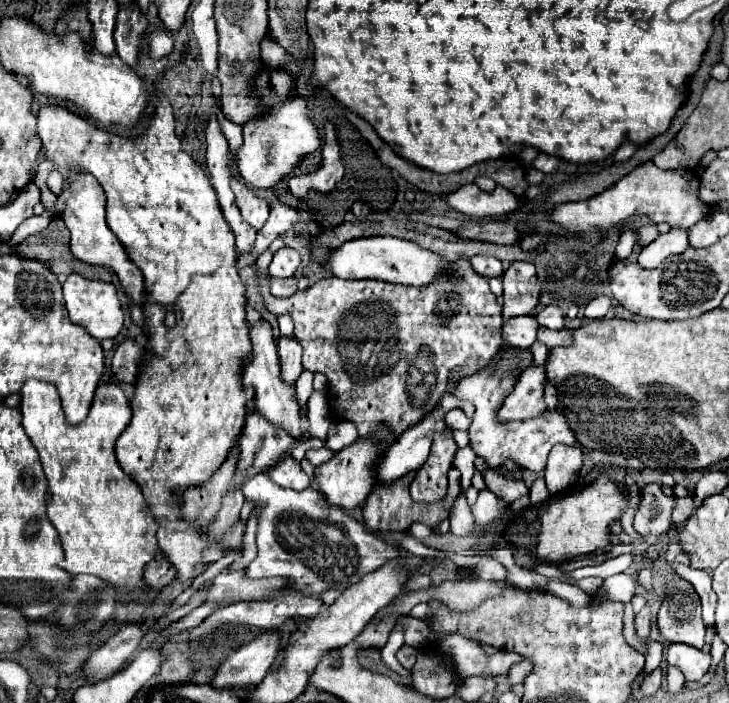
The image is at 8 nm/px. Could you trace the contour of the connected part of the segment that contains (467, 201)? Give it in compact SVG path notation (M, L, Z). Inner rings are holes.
M466 184L456 192L448 194L446 200L448 200L448 206L452 206L456 212L478 216L478 218L514 214L522 208L522 202L518 200L518 196L514 196L504 186L496 186L494 192L482 192L476 184Z

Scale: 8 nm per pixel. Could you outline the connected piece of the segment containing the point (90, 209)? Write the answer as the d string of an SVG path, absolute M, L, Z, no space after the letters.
M80 170L72 178L64 180L62 192L56 196L54 214L66 222L66 226L72 234L72 240L70 240L72 254L86 264L110 266L118 274L130 302L142 306L144 298L146 298L142 272L130 258L126 258L126 250L120 246L114 232L110 232L106 218L104 218L104 214L106 214L106 194L102 192L102 186L98 184L98 180L94 180L94 176L90 172Z

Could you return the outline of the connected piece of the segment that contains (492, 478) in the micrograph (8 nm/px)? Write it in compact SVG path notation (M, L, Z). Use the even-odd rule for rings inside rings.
M488 470L483 476L486 488L506 502L514 502L520 496L528 496L528 488L520 478L510 478L496 470Z

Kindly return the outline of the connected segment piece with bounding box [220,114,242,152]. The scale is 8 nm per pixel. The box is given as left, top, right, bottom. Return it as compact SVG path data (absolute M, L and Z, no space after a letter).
M220 114L220 118L222 118L222 128L224 128L224 136L226 136L226 140L228 140L228 146L230 146L230 152L232 150L236 150L238 148L238 144L242 144L242 132L240 132L240 126L236 124L230 124L228 120L224 120L224 116Z

